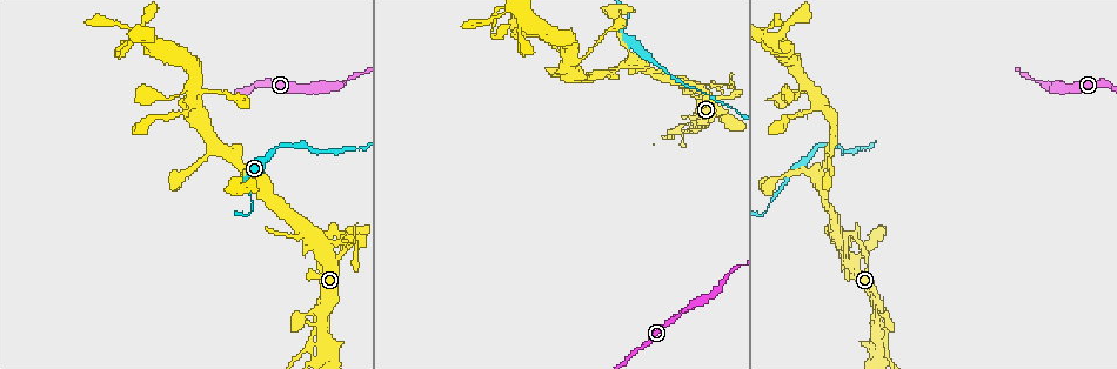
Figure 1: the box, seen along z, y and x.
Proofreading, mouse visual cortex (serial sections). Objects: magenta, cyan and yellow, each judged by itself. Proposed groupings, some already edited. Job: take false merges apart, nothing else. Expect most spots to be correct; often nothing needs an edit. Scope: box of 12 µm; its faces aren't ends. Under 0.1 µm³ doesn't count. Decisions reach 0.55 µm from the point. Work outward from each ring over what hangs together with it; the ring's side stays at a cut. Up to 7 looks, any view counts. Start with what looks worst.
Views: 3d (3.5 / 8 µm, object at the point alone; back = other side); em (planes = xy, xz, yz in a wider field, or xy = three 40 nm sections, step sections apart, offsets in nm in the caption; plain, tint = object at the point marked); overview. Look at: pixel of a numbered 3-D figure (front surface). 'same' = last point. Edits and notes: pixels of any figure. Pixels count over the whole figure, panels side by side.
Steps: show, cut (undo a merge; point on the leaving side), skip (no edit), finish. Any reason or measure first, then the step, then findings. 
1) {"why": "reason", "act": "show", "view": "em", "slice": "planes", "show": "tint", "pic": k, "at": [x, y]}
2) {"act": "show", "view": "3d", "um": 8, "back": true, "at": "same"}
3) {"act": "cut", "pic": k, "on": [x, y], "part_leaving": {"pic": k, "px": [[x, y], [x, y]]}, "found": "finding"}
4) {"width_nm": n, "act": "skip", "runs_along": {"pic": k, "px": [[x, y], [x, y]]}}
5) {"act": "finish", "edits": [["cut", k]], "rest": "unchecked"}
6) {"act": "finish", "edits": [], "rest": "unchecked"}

{"why": "abrupt turn", "act": "show", "view": "3d", "um": 3.5, "pic": 1, "at": [317, 241]}

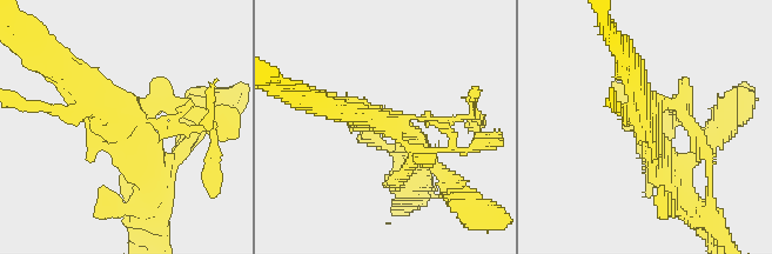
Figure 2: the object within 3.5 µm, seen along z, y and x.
{"why": "need the tissue", "act": "show", "view": "em", "slice": "xy", "step": 1, "show": "tint", "pic": 2, "at": [379, 120]}

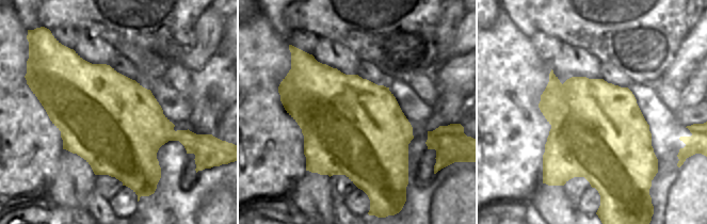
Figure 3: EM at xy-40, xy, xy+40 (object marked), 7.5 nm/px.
{"act": "show", "view": "em", "slice": "planes", "show": "tint", "at": "same"}

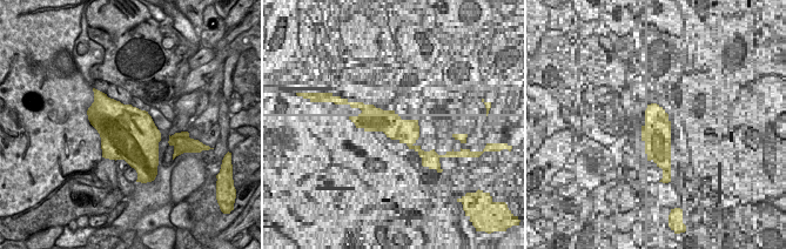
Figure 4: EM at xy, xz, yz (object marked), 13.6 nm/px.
{"width_nm": 750, "act": "skip", "runs_along": {"pic": 2, "px": [[153, 187], [116, 126], [59, 68]]}, "found": "one cell here"}

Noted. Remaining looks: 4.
{"why": "calibre changes", "act": "show", "view": "3d", "um": 8, "pic": 1, "at": [275, 151]}

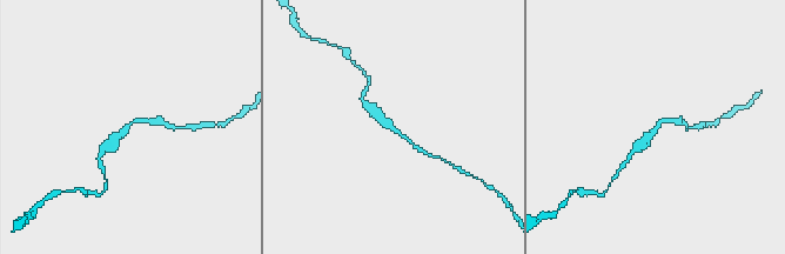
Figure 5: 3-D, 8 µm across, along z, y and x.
{"why": "closer look", "act": "show", "view": "3d", "um": 3.5, "back": true, "pic": 5, "at": [129, 128]}

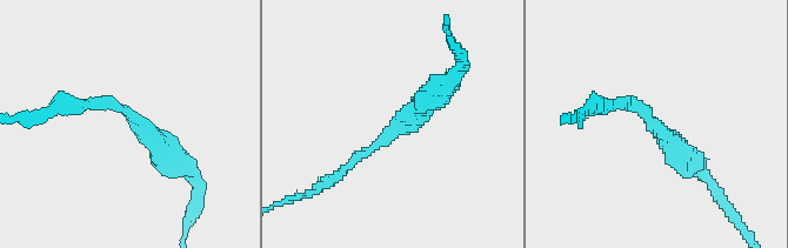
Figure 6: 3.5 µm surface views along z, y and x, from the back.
{"arm_widths_nm": [150, 350], "act": "show", "view": "em", "slice": "xy", "step": 5, "show": "tint", "pic": 6, "at": [132, 120]}

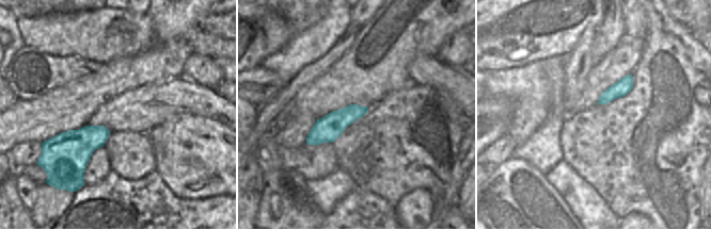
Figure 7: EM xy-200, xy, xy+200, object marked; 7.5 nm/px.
{"act": "skip", "found": "all the same cell"}

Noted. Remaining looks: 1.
{"why": "four arms meet", "act": "show", "view": "3d", "um": 3.5, "pic": 1, "at": [819, 102]}

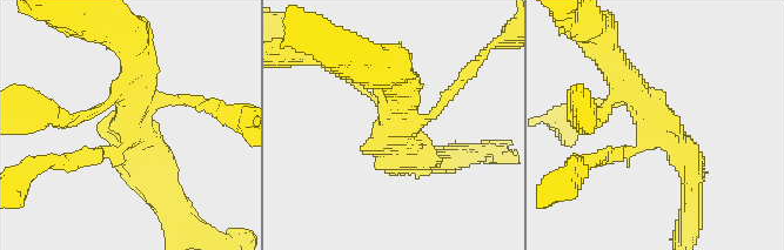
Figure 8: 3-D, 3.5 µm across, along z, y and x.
{"act": "skip", "found": "continuous, no second cell"}

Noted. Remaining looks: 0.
{"act": "finish", "edits": [], "rest": "unchecked"}

